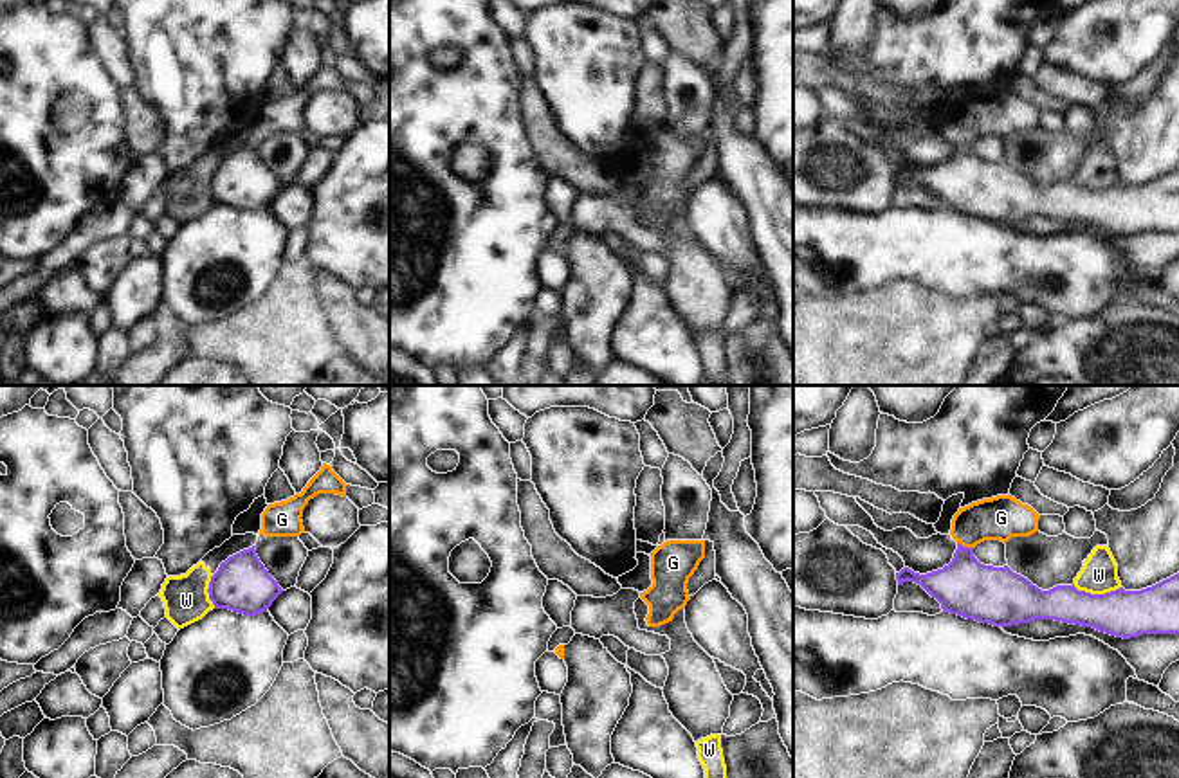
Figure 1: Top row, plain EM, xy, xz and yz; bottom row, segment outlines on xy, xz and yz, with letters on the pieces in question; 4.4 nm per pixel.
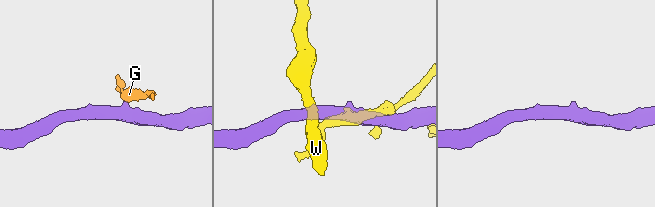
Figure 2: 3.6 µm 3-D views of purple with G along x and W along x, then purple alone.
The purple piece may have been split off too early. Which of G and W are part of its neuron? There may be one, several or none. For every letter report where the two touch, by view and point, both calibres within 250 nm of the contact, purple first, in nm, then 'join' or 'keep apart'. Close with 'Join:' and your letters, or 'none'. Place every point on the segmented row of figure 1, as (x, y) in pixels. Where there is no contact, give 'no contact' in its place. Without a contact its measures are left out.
G: yz (963, 546) | 260/200 nm | join
W: yz (1096, 595) | 220/160 nm | keep apart
Join: G

